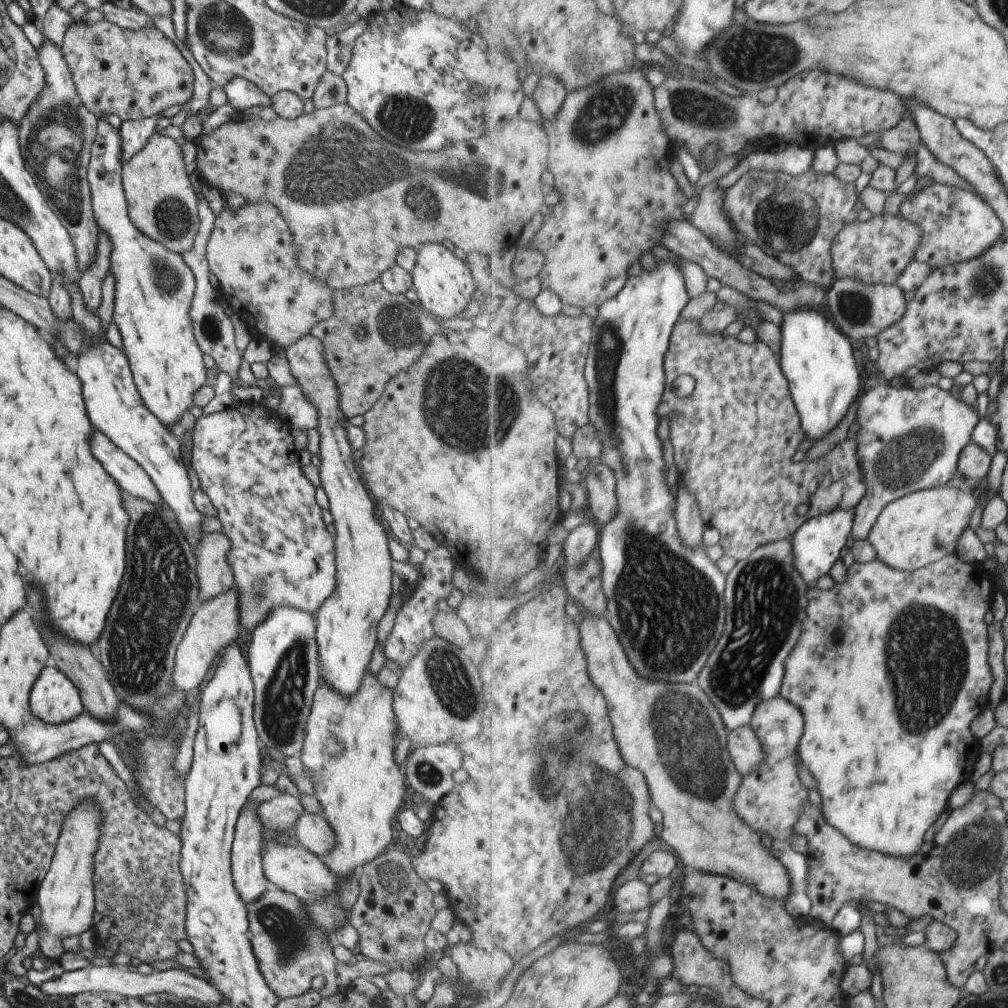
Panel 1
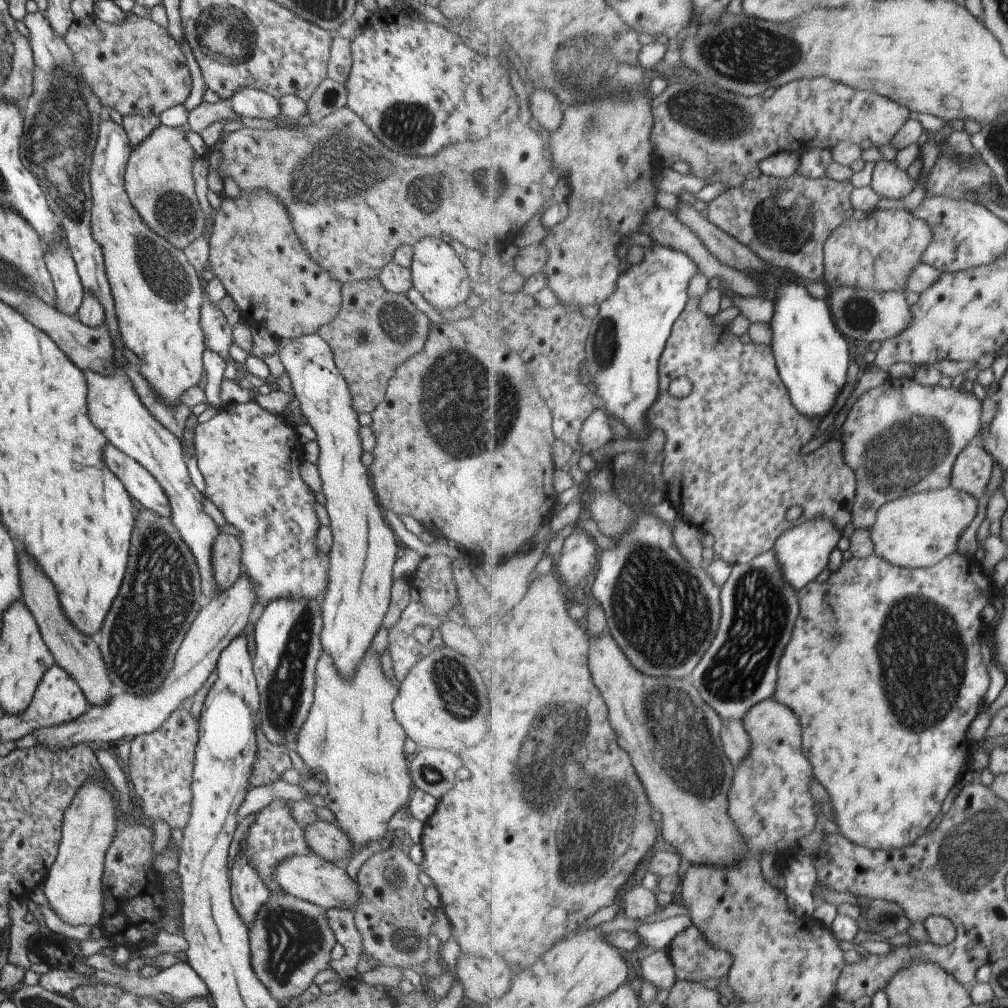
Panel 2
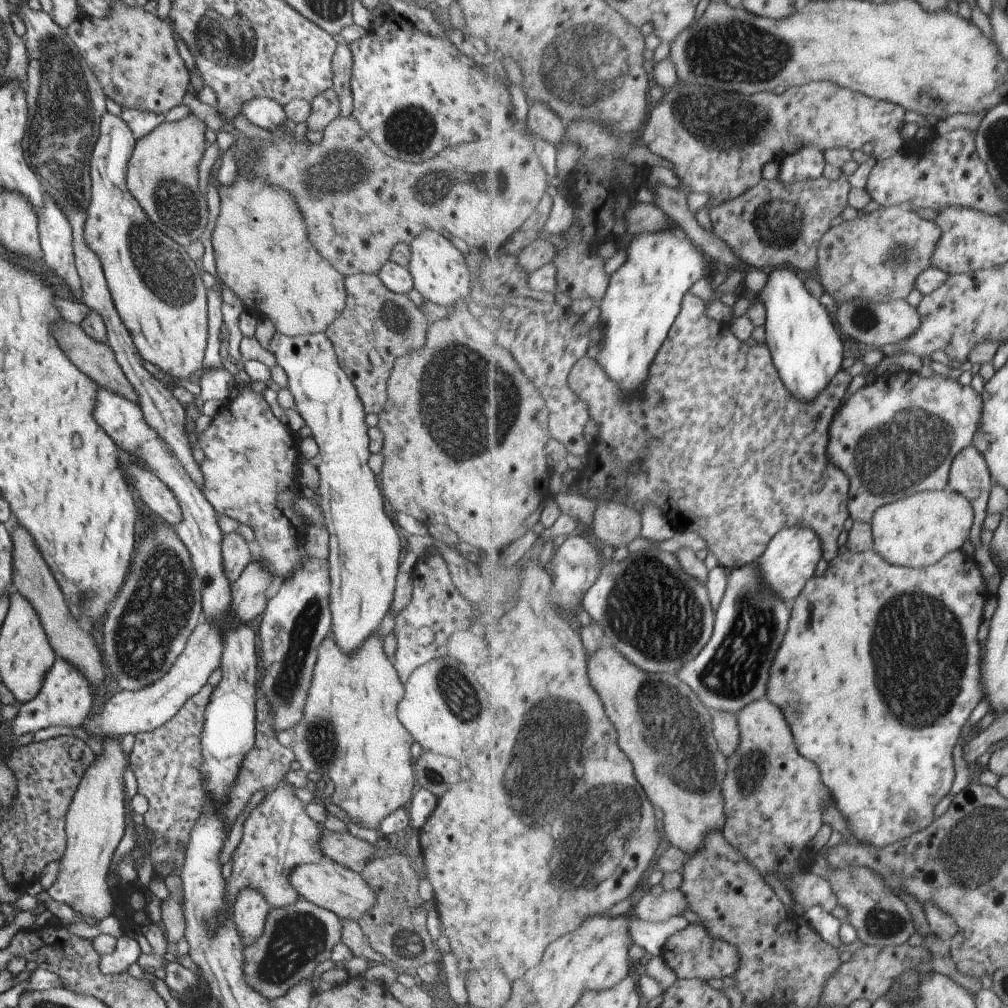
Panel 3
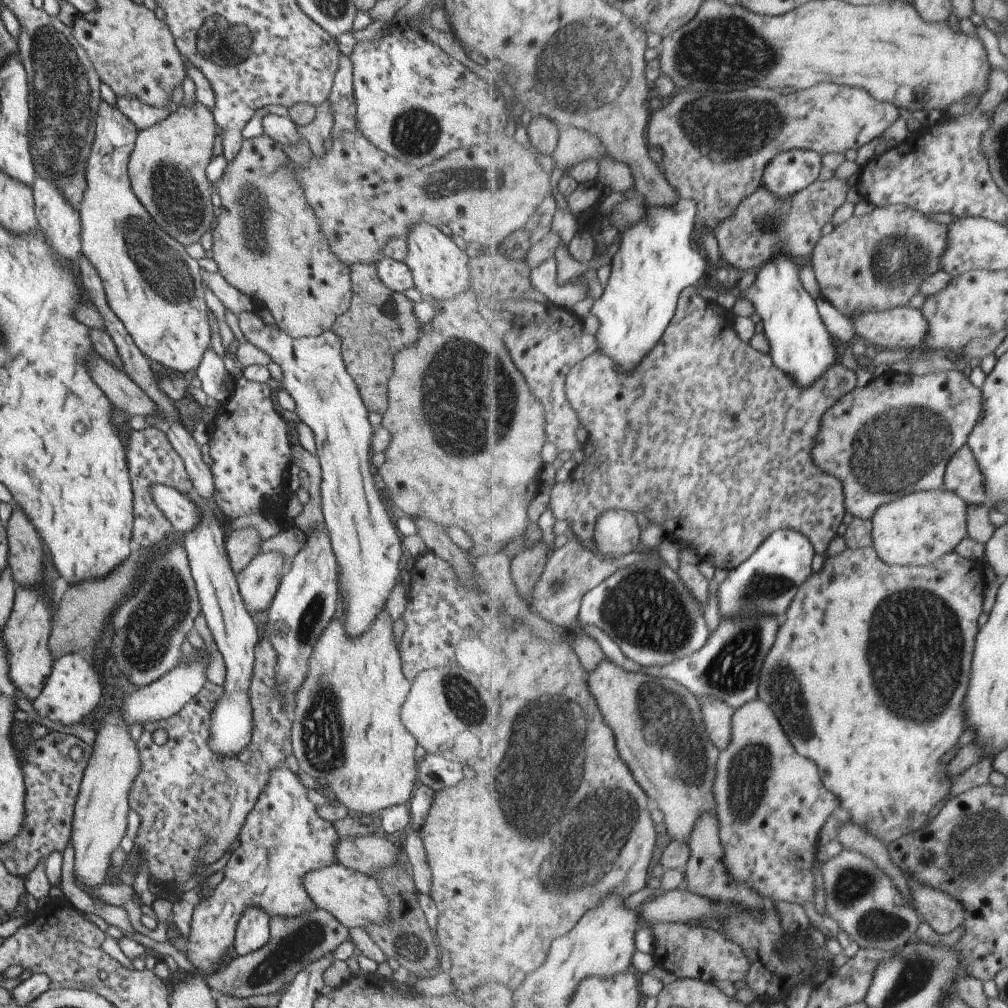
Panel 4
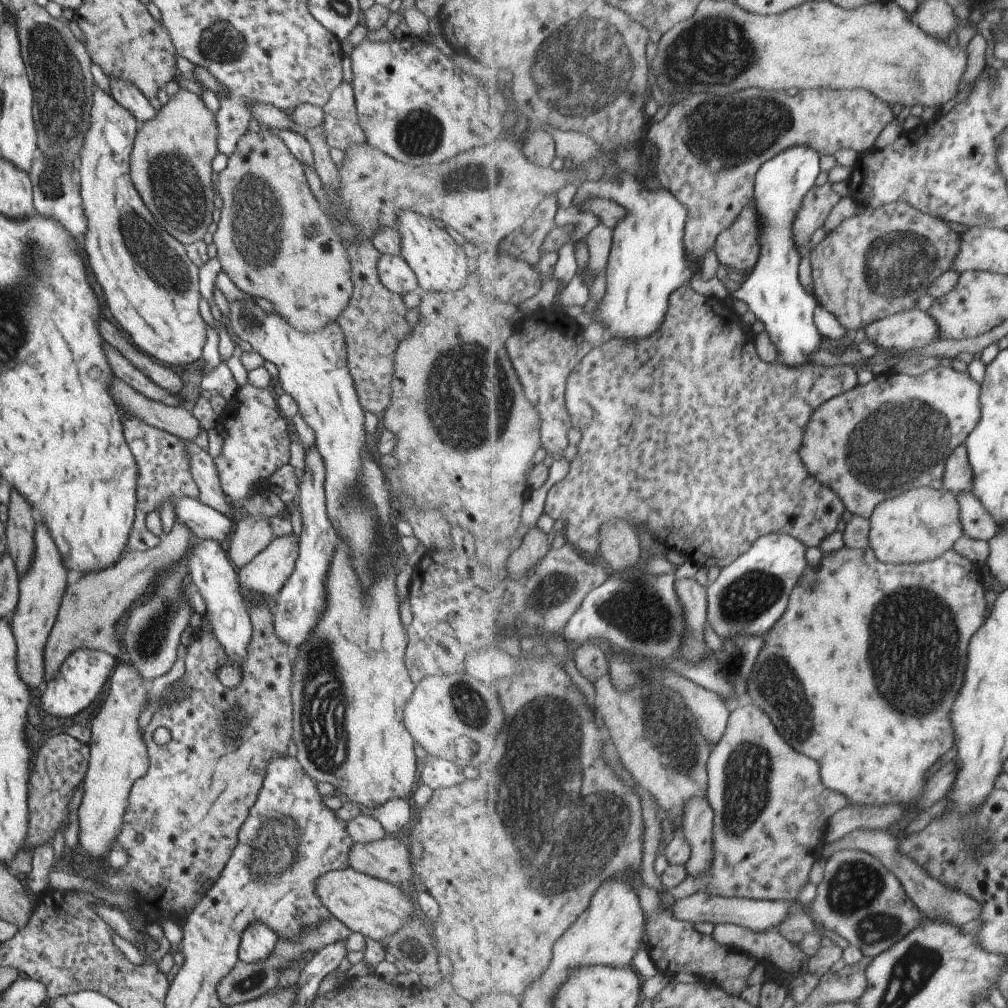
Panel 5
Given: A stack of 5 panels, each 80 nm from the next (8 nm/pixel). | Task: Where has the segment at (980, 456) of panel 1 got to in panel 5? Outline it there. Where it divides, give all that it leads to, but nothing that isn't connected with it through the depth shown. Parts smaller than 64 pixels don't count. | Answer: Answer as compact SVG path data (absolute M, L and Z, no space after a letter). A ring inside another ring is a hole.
M959 445L947 459L944 474L944 488L951 489L956 495L965 491L972 492L974 472L968 448Z

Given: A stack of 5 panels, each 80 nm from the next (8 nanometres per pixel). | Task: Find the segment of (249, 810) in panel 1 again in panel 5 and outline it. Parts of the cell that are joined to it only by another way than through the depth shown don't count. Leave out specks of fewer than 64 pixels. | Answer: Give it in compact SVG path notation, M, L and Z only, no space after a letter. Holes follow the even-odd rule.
M251 923L240 936L238 960L244 963L264 961L272 953L277 936L263 923Z

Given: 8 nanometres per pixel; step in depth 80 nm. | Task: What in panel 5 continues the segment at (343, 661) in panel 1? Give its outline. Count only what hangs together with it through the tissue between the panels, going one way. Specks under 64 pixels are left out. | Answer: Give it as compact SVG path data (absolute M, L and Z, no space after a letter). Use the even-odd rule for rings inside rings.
M249 299L229 303L228 310L224 323L234 341L247 342L264 361L275 366L279 386L295 402L297 411L315 433L314 444L326 470L326 513L335 532L347 538L352 565L362 587L366 587L370 583L371 560L375 554L375 511L356 490L360 456L365 450L363 410L346 363L342 328L335 320L311 332L298 331L277 313L268 313Z

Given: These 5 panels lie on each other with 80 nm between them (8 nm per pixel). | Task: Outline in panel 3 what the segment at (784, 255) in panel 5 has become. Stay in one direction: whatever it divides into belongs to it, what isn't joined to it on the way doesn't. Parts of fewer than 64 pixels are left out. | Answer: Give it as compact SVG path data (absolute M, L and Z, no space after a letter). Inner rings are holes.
M811 146L797 149L782 157L778 178L785 185L793 185L811 179L820 180L825 170L826 153ZM791 268L772 269L758 300L766 310L765 344L772 352L774 365L797 398L814 401L843 368L845 346L835 321L827 308L811 294L801 276Z

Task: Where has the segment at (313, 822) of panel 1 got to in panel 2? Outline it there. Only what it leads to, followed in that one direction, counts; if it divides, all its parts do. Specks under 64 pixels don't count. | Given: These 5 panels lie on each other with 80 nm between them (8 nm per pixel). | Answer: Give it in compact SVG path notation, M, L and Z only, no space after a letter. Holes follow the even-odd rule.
M316 820L303 828L311 852L326 861L344 866L354 853L348 836L333 823Z

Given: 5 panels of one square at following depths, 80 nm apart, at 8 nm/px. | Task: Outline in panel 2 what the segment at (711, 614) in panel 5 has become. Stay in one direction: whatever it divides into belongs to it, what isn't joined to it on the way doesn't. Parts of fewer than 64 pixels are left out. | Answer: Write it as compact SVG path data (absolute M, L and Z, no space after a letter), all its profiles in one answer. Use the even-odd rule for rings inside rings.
M810 517L802 518L791 530L786 530L773 548L786 581L796 591L815 582L823 568L829 566L831 553L837 550L841 536L841 530L831 521Z

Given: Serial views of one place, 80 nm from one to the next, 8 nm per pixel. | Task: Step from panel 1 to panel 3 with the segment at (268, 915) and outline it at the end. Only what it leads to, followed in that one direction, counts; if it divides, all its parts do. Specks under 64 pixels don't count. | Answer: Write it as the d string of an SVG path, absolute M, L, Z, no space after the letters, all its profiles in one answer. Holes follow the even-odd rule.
M303 898L284 907L269 908L262 935L242 948L245 984L269 1002L282 997L296 982L311 978L313 968L319 962L329 959L331 948L340 942L341 929L335 914Z

